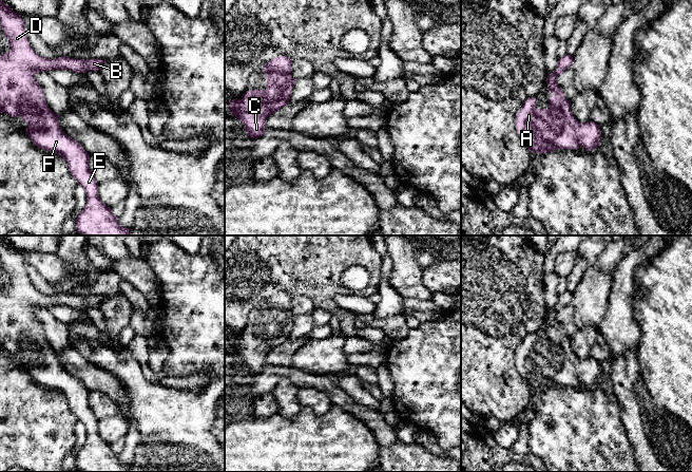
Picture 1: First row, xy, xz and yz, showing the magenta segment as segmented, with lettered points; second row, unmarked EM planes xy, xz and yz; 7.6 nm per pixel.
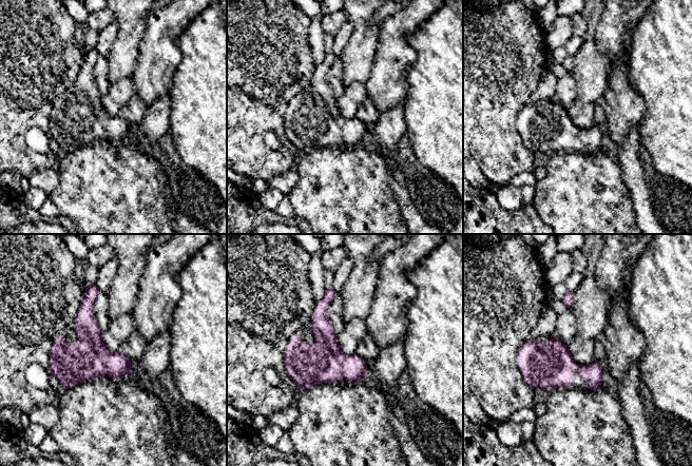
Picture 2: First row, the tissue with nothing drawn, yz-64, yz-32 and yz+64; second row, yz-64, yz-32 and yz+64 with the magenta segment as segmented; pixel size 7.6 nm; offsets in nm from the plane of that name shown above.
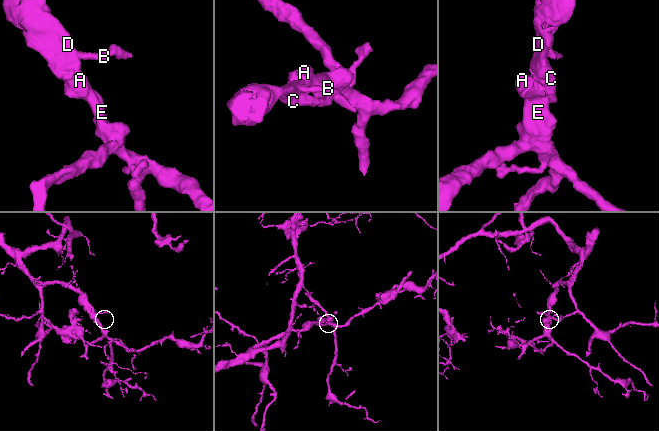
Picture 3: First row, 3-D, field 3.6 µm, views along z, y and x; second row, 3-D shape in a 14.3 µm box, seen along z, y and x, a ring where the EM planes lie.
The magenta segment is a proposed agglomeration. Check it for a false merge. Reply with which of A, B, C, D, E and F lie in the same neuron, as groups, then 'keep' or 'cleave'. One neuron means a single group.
A B C D E F | keep

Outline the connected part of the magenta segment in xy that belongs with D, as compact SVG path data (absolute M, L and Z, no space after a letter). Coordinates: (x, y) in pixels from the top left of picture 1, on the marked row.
M0 0L0 26L11 49L0 55L0 113L19 116L28 126L26 135L43 150L59 154L77 184L86 193L86 204L76 220L76 231L83 235L130 235L132 229L120 226L118 218L98 195L98 183L93 176L90 155L58 124L58 116L49 108L35 75L49 70L70 70L75 73L98 71L107 61L58 57L47 59L31 46L21 15Z

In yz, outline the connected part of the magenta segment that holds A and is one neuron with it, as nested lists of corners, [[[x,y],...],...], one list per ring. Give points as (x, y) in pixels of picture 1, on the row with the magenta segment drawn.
[[[568,53],[558,59],[557,70],[547,74],[546,83],[552,97],[547,109],[537,109],[536,98],[525,100],[515,116],[515,127],[521,140],[531,153],[544,154],[557,149],[576,150],[580,145],[585,150],[597,148],[601,132],[593,121],[579,122],[571,112],[571,101],[566,100],[557,84],[558,76],[573,65],[573,57]]]

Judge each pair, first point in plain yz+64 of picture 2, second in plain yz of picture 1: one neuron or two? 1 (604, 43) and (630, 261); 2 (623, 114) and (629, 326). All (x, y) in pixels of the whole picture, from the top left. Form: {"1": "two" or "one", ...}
{"1": "two", "2": "one"}

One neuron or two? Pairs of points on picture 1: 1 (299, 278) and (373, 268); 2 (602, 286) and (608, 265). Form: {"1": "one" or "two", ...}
{"1": "one", "2": "two"}

